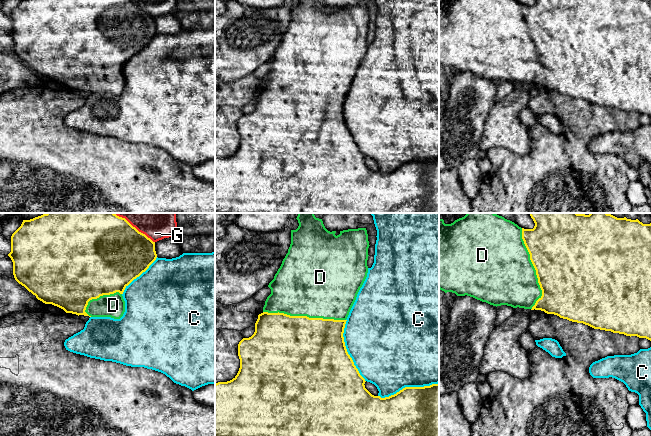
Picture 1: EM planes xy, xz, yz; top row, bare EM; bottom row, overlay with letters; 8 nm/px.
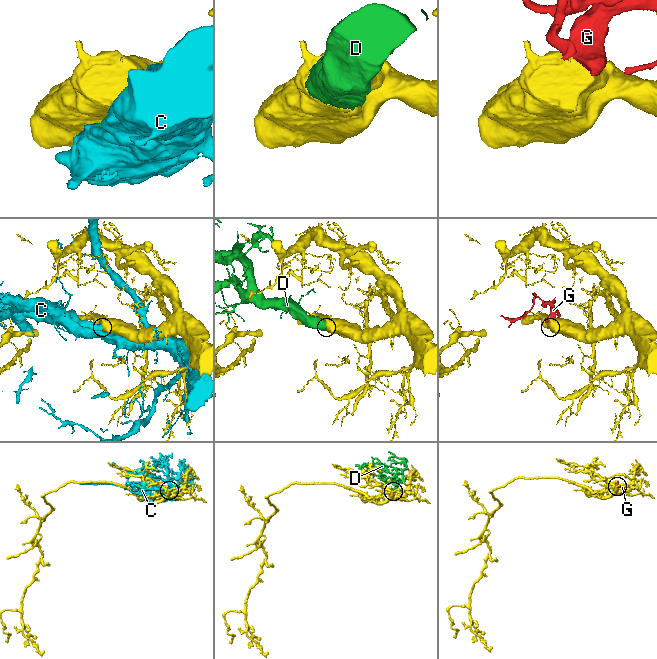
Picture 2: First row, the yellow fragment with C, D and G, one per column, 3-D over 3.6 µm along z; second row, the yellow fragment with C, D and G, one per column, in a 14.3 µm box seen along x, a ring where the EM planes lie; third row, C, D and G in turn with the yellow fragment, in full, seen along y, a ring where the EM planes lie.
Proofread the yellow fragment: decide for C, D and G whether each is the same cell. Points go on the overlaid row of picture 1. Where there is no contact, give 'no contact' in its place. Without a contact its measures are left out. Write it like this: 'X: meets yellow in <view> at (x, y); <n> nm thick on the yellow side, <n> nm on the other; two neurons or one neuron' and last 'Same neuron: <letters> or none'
C: meets yellow in xz at (346, 350); 500 nm thick on the yellow side, 480 nm on the other; two neurons
D: meets yellow in xz at (304, 316); 500 nm thick on the yellow side, 500 nm on the other; one neuron
G: meets yellow in xy at (134, 227); 500 nm thick on the yellow side, 360 nm on the other; two neurons
Same neuron: D

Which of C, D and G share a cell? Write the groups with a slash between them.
C / D / G

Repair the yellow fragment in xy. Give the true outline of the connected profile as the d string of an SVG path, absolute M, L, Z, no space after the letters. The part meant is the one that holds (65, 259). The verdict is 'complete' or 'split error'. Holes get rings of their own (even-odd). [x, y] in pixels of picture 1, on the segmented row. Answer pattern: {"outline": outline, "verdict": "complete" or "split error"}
{"outline": "M46 213L30 220L23 220L21 226L11 236L11 252L8 254L13 262L15 280L24 286L36 298L45 304L52 304L63 309L66 313L91 317L111 317L120 319L125 312L123 292L125 288L156 260L155 242L139 232L125 218L115 213Z", "verdict": "split error"}

